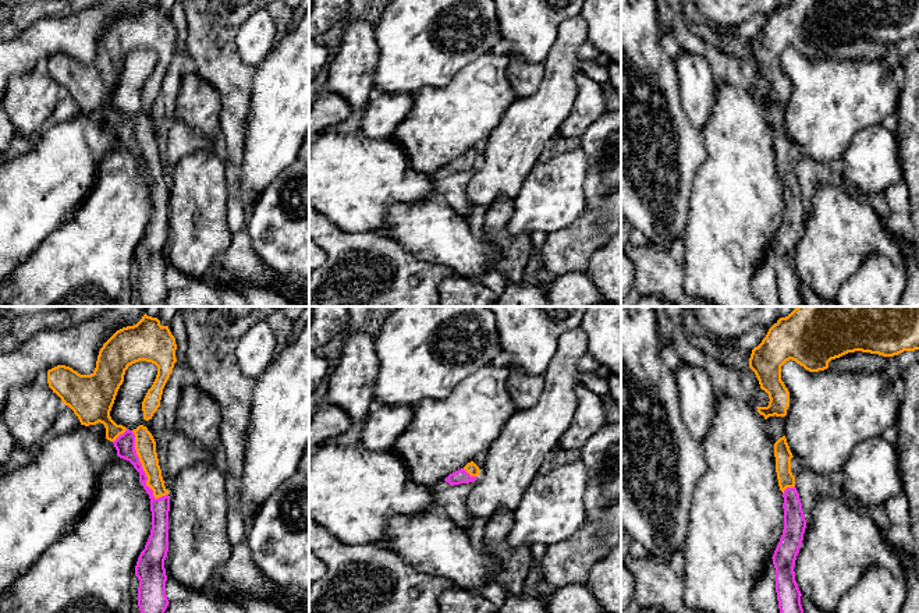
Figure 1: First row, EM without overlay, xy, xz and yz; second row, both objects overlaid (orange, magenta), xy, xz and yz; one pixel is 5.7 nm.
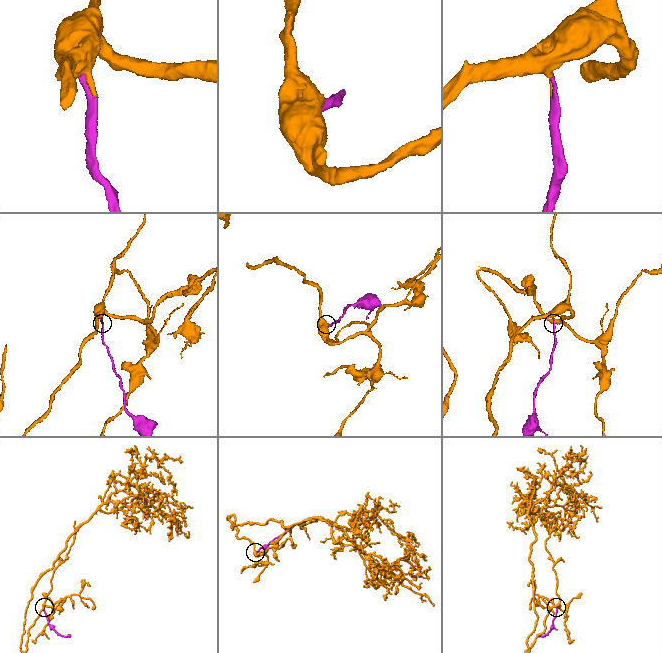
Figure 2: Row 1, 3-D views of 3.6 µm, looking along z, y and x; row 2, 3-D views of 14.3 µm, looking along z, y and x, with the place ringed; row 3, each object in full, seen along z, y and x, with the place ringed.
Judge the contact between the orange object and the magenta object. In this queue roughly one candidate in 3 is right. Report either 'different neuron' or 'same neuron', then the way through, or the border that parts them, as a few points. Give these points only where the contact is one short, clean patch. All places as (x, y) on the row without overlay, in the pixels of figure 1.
same neuron

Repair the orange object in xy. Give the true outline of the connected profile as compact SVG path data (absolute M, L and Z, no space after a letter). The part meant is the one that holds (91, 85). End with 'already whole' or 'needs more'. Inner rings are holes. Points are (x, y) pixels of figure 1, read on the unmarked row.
M145 1L136 13L117 18L103 32L91 63L81 63L65 53L47 59L47 71L53 81L74 99L81 113L104 113L106 127L114 131L117 143L129 149L139 160L139 170L149 183L152 217L135 254L139 267L138 294L145 306L164 306L170 291L166 284L164 256L170 185L152 121L143 113L134 118L117 113L110 99L128 54L146 49L157 54L156 67L142 89L143 107L152 107L177 50L175 38L175 26L168 14L162 14L157 6Z; needs more

